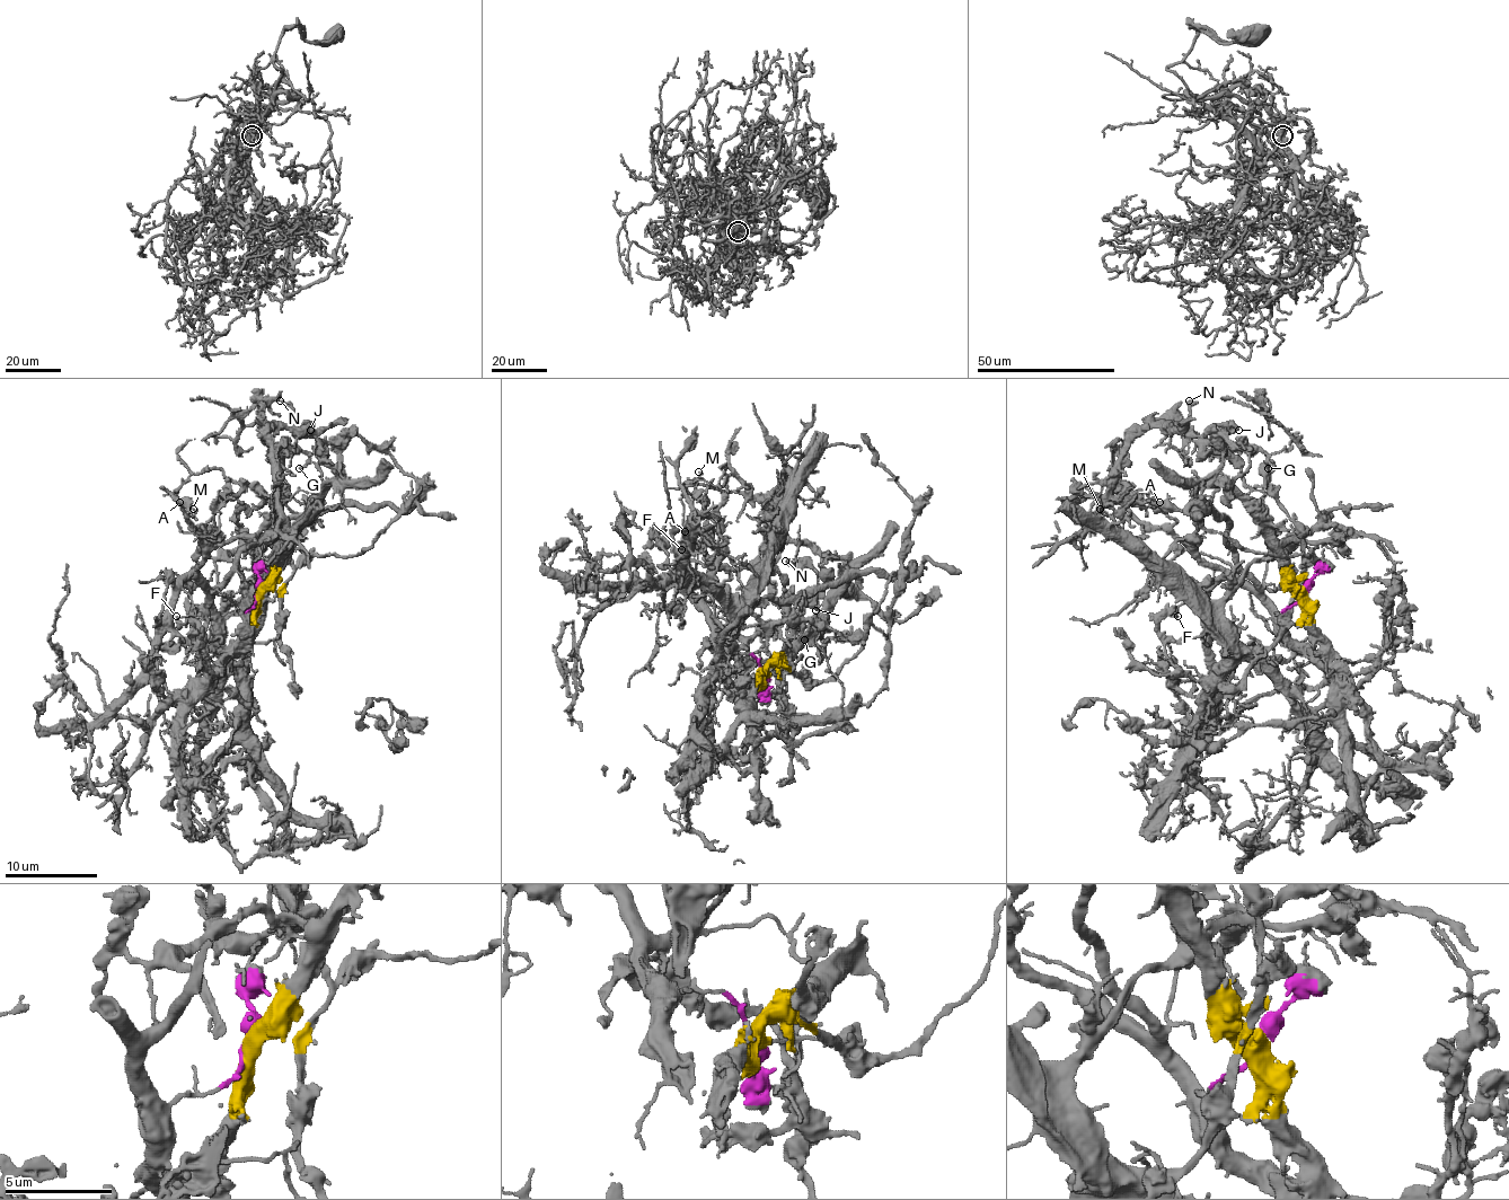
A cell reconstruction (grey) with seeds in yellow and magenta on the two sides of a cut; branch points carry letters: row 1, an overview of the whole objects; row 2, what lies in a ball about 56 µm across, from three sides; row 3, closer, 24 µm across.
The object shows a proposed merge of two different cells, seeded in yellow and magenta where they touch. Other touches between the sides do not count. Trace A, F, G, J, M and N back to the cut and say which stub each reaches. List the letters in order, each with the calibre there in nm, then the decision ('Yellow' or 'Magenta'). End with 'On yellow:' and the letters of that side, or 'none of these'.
A: Thickness 140 nm. Magenta
F: Thickness 80 nm. Magenta
G: Thickness 180 nm. Yellow
J: Thickness 440 nm. Yellow
M: Thickness 130 nm. Magenta
N: Thickness 80 nm. Yellow
On yellow: G, J, N

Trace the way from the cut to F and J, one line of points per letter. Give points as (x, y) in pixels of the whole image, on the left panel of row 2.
F: (258, 591), (245, 612), (222, 617), (210, 596), (194, 580), (185, 580), (192, 608), (175, 617)
J: (258, 591), (291, 545), (306, 508), (337, 475), (337, 452), (312, 433), (312, 424), (310, 429)

